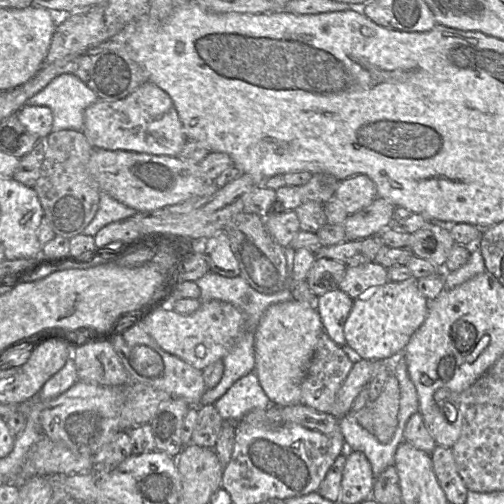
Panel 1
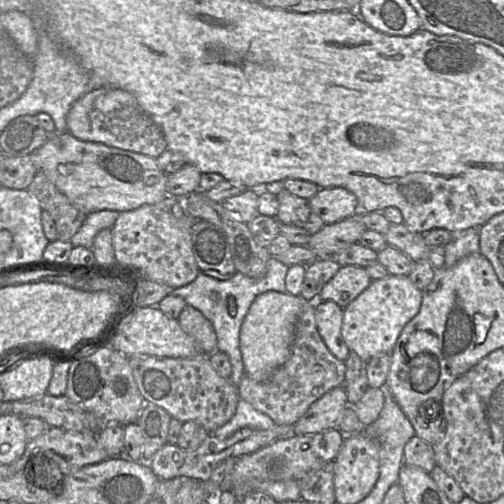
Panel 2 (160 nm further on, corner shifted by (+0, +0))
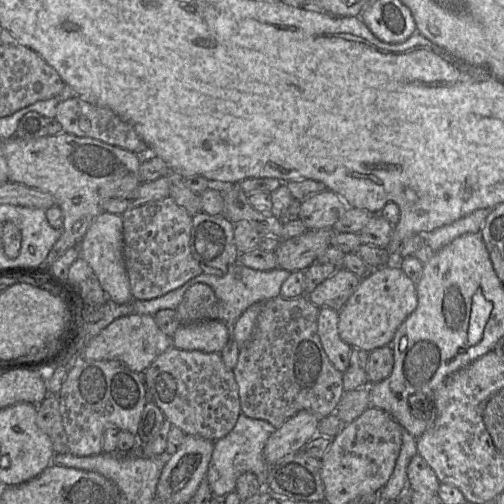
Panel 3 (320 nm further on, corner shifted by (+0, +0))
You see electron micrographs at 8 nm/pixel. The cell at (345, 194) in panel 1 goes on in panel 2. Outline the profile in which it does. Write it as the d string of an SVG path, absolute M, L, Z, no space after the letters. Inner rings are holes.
M342 187L320 188L308 200L311 212L317 214L326 225L346 219L359 211L359 201Z

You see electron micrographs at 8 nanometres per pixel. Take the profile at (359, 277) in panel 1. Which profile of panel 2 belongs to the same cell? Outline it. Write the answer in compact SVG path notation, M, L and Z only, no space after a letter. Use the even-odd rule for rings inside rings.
M341 266L336 275L324 285L317 300L333 301L344 310L371 282L365 268Z

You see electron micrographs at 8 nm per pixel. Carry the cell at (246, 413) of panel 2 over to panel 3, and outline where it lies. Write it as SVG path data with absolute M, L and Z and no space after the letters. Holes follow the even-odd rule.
M241 413L234 428L224 437L214 442L214 450L210 459L206 480L214 498L225 498L235 491L236 480L243 473L253 473L261 486L267 489L267 473L269 465L263 457L263 449L271 434L276 430L270 423L261 419L253 419Z

